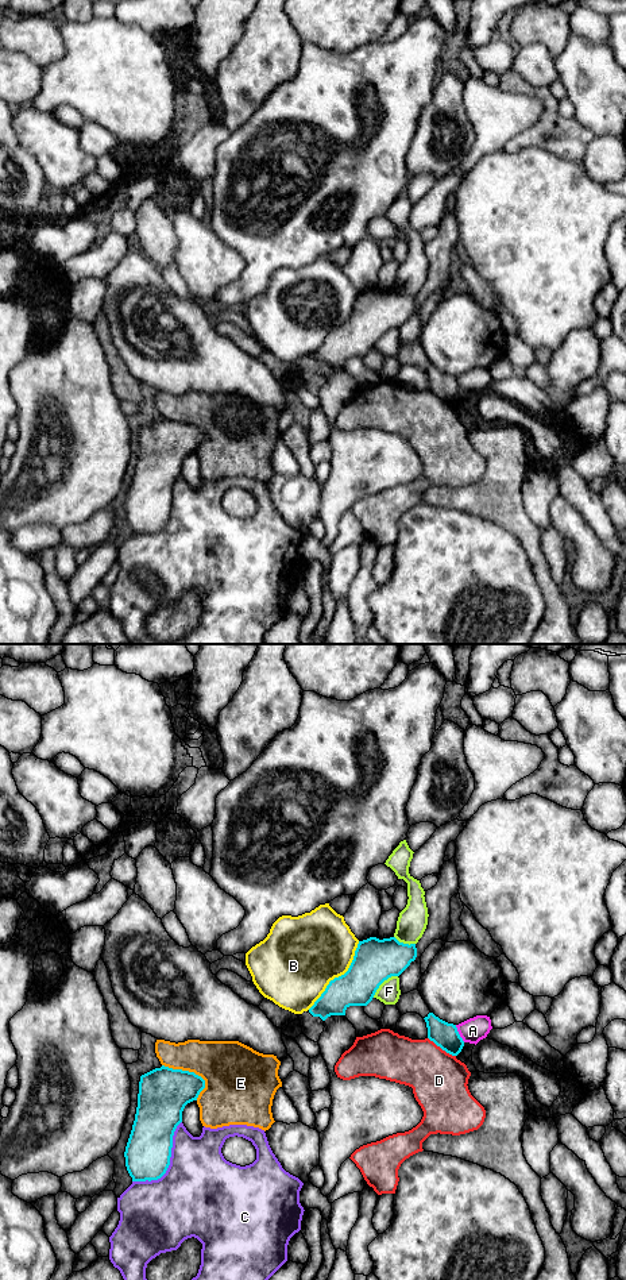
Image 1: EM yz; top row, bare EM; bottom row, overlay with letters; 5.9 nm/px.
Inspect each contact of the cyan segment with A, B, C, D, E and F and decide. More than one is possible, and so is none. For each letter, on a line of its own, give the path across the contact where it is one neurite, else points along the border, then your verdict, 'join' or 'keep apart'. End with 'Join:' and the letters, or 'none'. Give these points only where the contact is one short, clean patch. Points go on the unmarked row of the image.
A: keep apart
B: keep apart
C: keep apart
D: keep apart
E: keep apart
F: keep apart
Join: none

